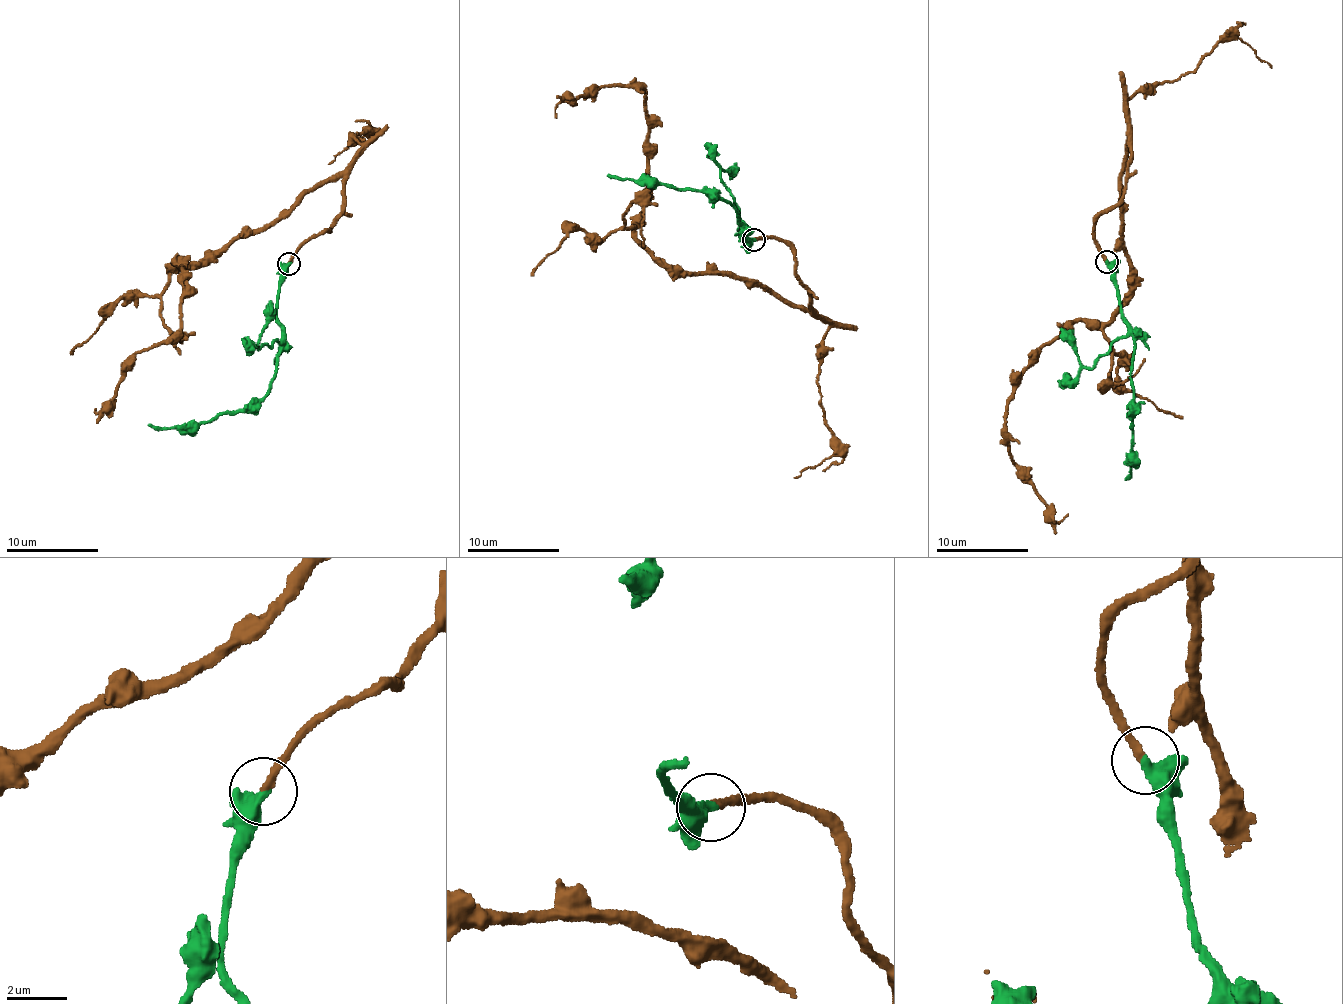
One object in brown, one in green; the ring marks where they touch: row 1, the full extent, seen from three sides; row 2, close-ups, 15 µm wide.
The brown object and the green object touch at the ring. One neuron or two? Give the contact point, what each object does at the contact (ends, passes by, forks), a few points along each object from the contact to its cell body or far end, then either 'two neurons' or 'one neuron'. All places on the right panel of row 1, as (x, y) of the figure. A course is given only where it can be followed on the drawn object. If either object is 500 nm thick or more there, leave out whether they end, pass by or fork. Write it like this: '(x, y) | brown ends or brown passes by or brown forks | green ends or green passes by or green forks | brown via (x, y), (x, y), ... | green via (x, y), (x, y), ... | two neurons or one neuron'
(1107, 261) | brown ends | green ends | brown via (1106, 261), (1094, 224), (1128, 144), (1130, 290), (1107, 323), (1040, 348), (1008, 403), (1012, 460), (1068, 513) | green via (1106, 261), (1127, 333), (1134, 342), (1131, 477), (1124, 478) | one neuron

